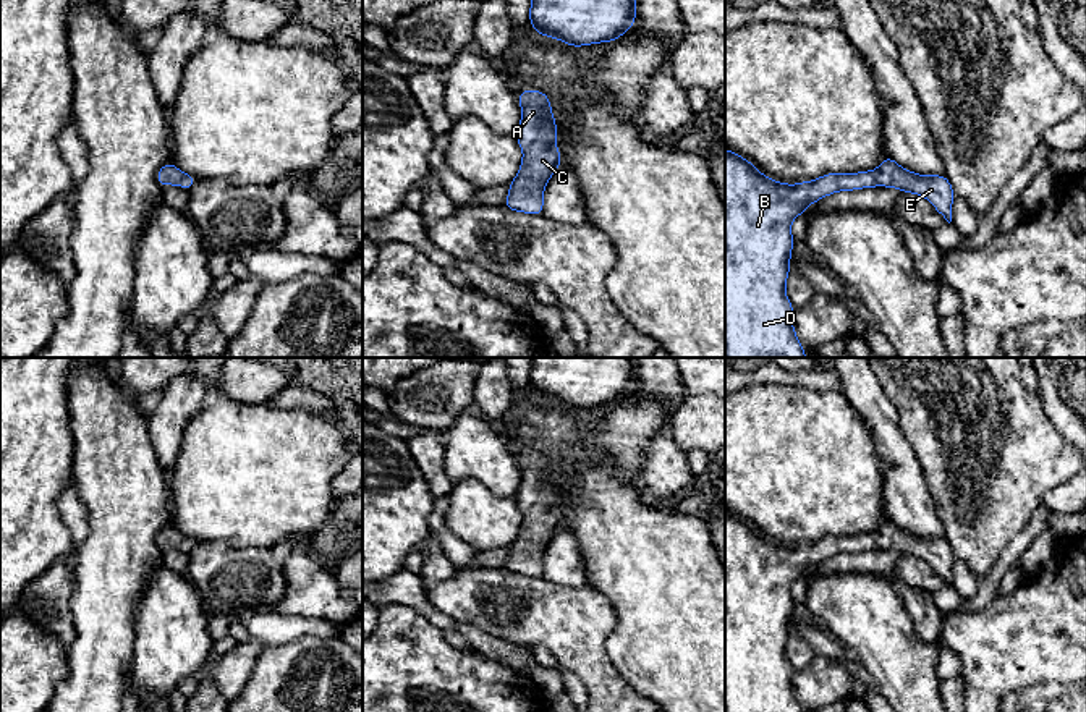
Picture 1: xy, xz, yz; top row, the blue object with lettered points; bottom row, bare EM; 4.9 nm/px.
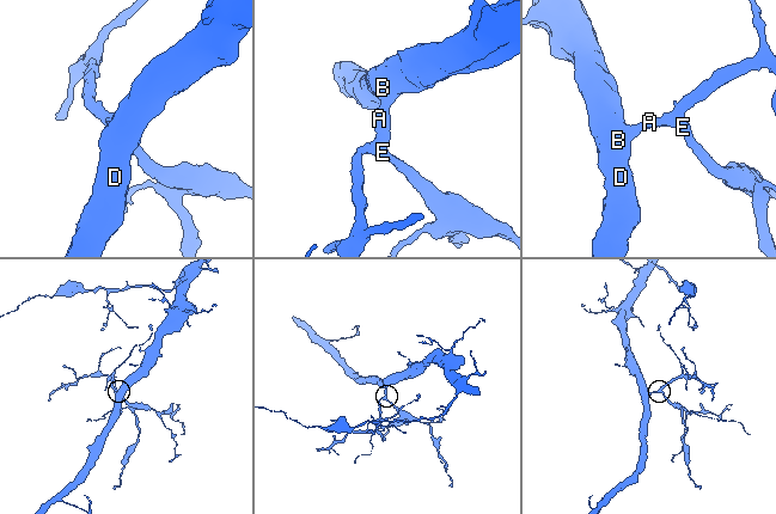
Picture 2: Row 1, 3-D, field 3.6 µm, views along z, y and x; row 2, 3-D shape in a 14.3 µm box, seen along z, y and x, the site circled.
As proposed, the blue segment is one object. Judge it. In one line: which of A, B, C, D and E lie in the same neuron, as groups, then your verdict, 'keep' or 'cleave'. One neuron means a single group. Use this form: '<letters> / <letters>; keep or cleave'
A B C D E; keep

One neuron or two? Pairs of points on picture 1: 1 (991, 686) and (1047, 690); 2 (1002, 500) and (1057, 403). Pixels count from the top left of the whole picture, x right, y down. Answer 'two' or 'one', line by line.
1: two
2: two

